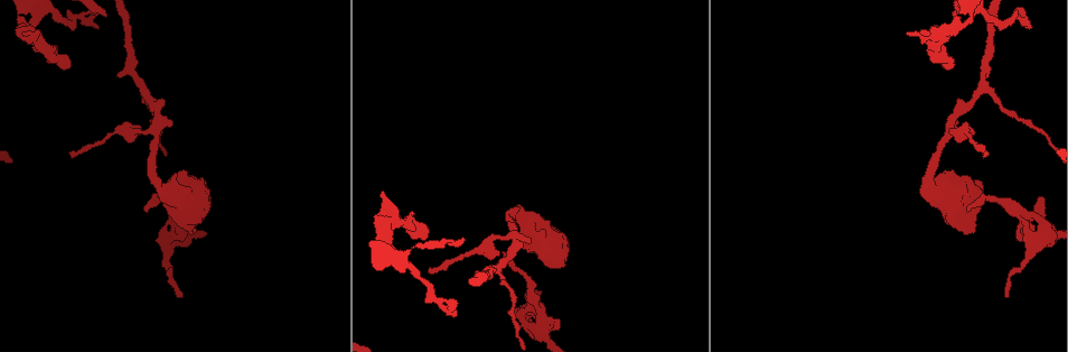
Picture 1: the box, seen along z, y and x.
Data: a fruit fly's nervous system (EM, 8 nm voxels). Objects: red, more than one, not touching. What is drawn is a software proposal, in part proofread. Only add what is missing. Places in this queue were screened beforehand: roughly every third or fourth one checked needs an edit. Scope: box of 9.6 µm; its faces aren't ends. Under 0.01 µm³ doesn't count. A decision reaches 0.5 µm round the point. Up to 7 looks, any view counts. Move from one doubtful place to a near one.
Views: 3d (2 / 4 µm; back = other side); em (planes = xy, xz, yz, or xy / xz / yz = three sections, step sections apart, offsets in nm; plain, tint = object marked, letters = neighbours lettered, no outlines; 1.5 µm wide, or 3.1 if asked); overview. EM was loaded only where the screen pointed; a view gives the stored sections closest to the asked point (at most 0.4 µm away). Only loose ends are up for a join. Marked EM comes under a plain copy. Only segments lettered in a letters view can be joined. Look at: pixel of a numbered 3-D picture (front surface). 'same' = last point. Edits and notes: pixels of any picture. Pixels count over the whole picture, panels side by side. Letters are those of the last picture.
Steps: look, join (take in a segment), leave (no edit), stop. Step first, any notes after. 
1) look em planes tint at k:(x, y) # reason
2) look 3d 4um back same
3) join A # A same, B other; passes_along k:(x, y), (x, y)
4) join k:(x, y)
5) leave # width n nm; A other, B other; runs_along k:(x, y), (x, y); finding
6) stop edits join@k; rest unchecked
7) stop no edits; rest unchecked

look em xy step 4 tint at 1:(562, 259) # stops while still wide

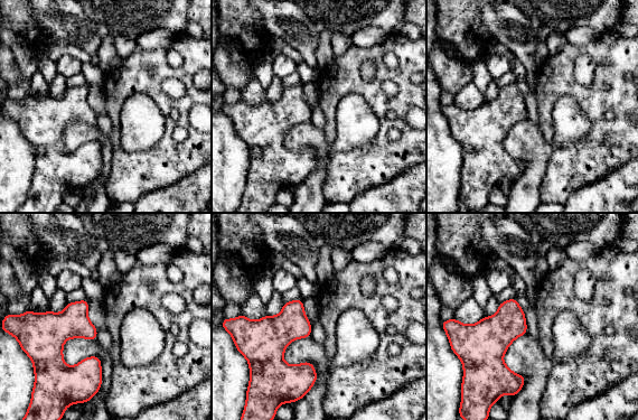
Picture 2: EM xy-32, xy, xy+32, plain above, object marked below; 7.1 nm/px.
look em planes letters same

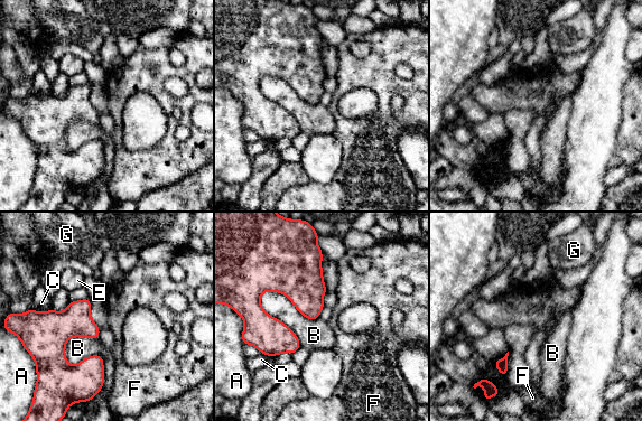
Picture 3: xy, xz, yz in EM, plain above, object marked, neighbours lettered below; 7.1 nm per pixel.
leave # A other, B other, C other, E other, F other, G other; border 3:(263, 291), (261, 307), (300, 346); none of them fits

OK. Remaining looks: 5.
look em xz step 4 letters at 1:(984, 151) # thin end

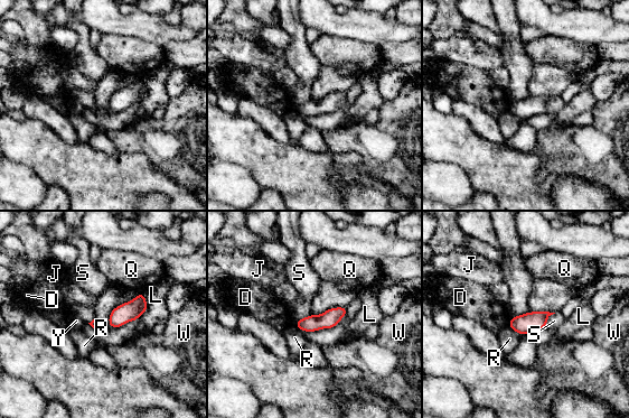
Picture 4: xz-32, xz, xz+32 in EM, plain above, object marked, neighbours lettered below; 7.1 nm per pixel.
leave # D other, J other, L other, Q other, R other, S other, W other, Y other; runs_along 4:(344, 309), (326, 321), (299, 324); no lettered segment goes on from it

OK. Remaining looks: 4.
look em 3.1um planes letters at 1:(557, 324) # an open end

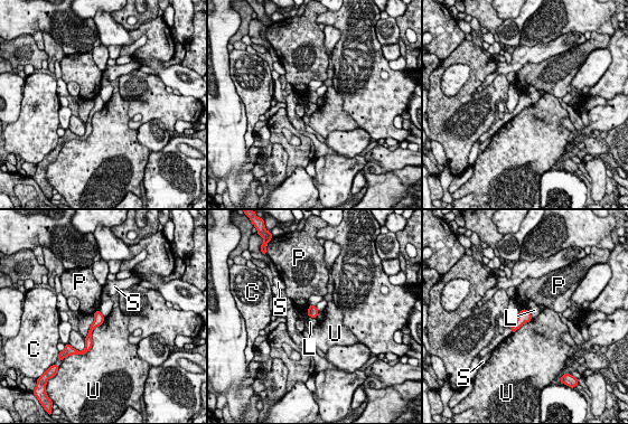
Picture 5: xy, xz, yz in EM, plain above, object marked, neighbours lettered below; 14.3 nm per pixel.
leave # C other, L other, P other, S other, U other; border 5:(104, 318), (85, 352); none of them fits

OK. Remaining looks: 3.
stop no edits; rest unchecked

